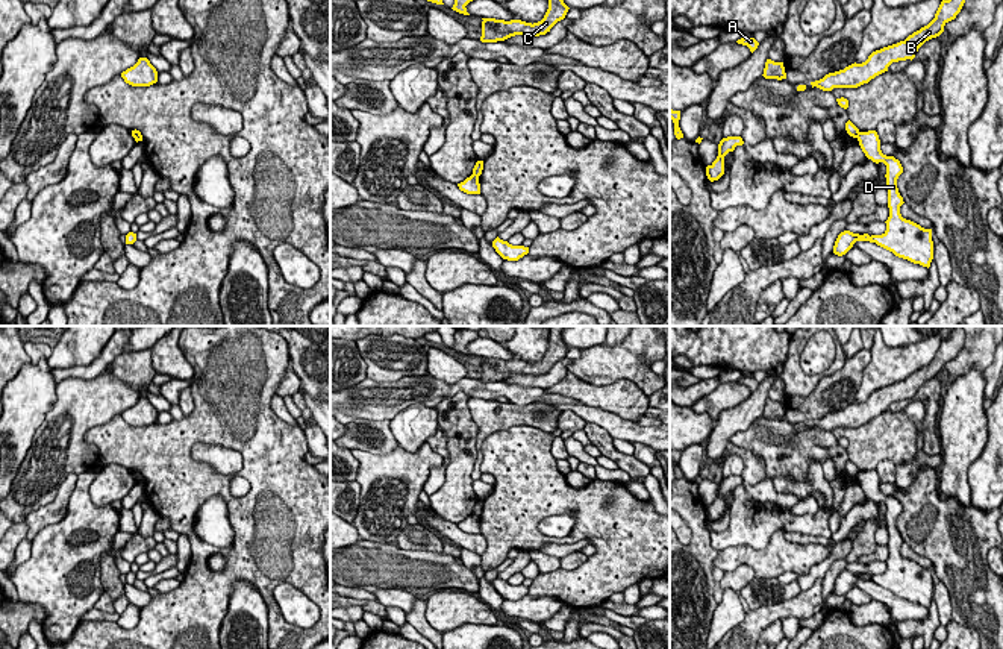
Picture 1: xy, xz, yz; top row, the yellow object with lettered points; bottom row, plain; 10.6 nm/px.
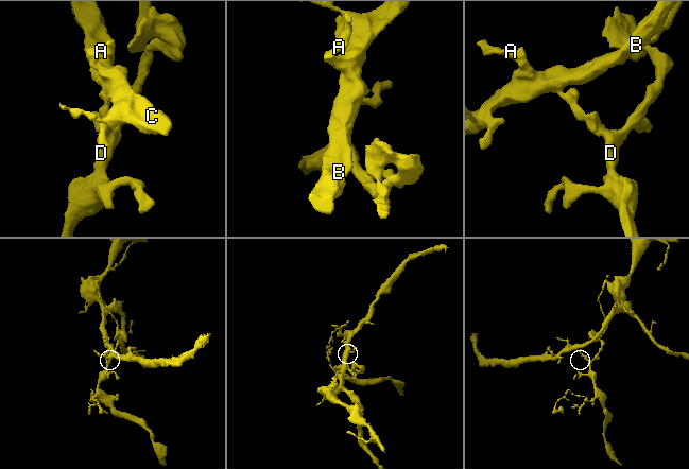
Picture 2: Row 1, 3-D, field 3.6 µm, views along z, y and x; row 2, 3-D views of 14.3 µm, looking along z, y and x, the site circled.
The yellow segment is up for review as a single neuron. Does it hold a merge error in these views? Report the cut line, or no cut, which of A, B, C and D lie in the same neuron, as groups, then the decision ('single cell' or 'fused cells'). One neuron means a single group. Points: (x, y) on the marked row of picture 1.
yz (859, 132), (856, 137) | A B C / D | fused cells

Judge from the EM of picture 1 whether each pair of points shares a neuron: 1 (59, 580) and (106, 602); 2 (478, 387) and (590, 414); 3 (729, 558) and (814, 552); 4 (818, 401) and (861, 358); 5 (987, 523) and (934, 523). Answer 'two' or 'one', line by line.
1: two
2: one
3: one
4: one
5: one

